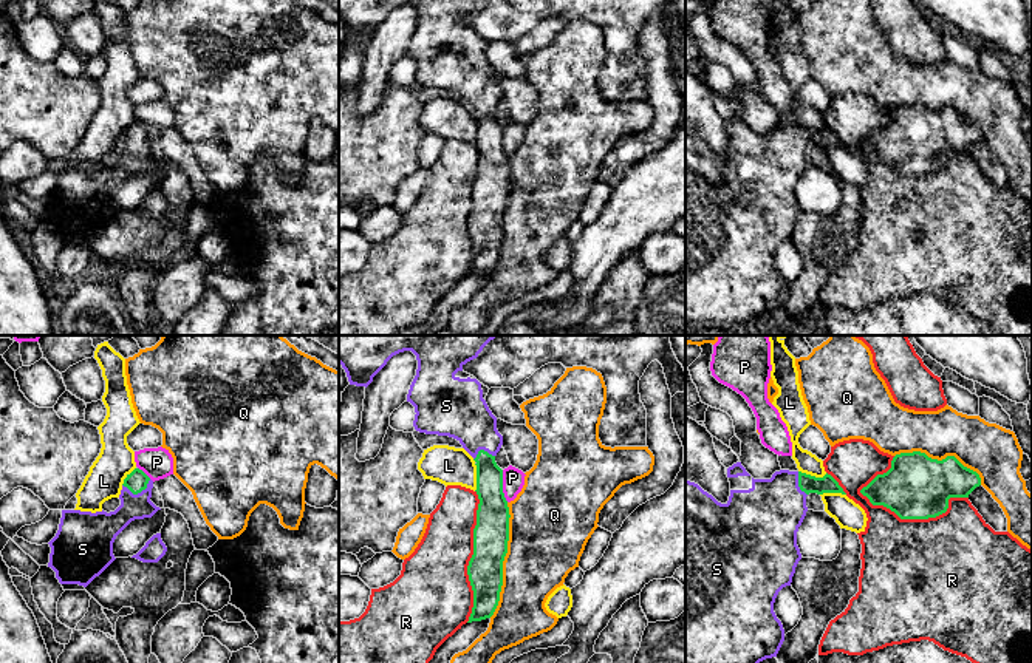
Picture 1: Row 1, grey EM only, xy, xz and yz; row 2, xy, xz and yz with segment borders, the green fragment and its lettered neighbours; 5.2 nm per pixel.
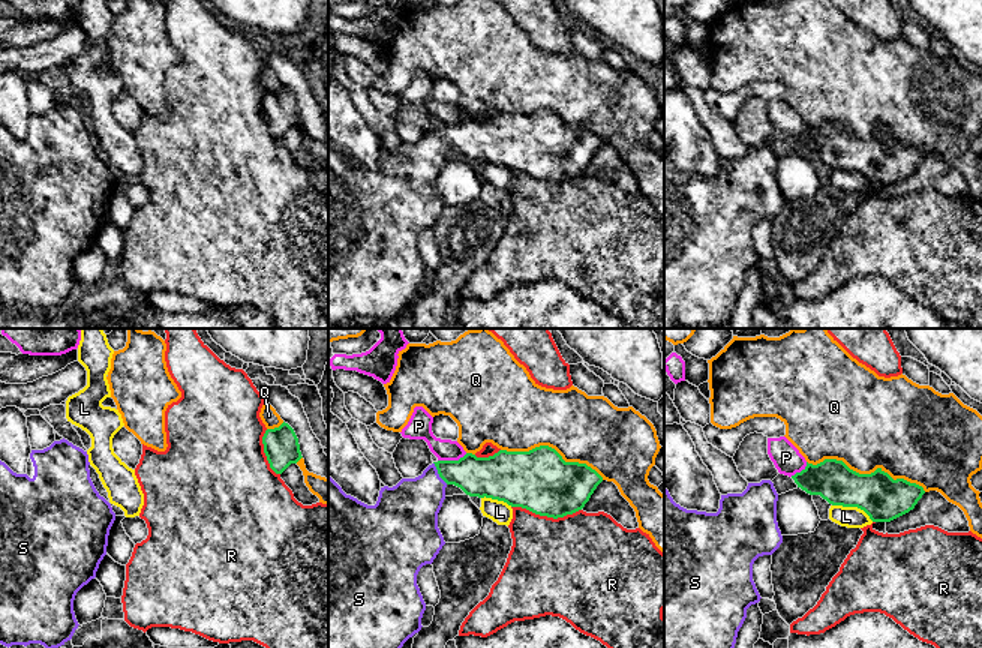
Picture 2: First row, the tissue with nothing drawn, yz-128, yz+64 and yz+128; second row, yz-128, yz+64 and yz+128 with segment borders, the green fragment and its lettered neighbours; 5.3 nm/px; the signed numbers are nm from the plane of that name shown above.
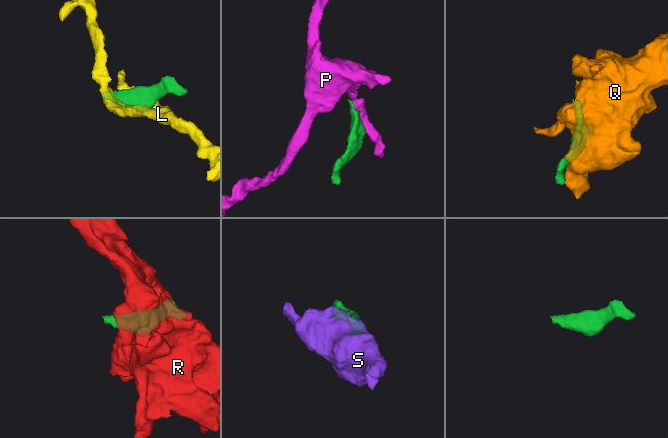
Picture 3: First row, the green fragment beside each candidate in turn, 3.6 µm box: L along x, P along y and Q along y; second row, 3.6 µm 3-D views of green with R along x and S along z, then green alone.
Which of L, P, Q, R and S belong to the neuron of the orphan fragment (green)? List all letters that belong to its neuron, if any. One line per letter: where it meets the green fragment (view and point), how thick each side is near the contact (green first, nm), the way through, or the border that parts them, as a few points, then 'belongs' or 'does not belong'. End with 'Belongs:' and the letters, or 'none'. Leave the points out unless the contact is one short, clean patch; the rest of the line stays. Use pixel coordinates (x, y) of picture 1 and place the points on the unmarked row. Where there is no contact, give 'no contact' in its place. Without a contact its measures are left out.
L: contact yz (813, 130); calibres 100 and 110 nm; does not belong
P: contact xz (502, 139); calibres 180 and 110 nm; does not belong
Q: contact xz (503, 214); calibres 190 and 400 nm; does not belong
R: contact yz (918, 172); calibres 340 and 500 nm; does not belong
S: contact xy (138, 146); calibres 110 and 150 nm; way xy (136, 135), (138, 146), (104, 180); belongs
Belongs: S

